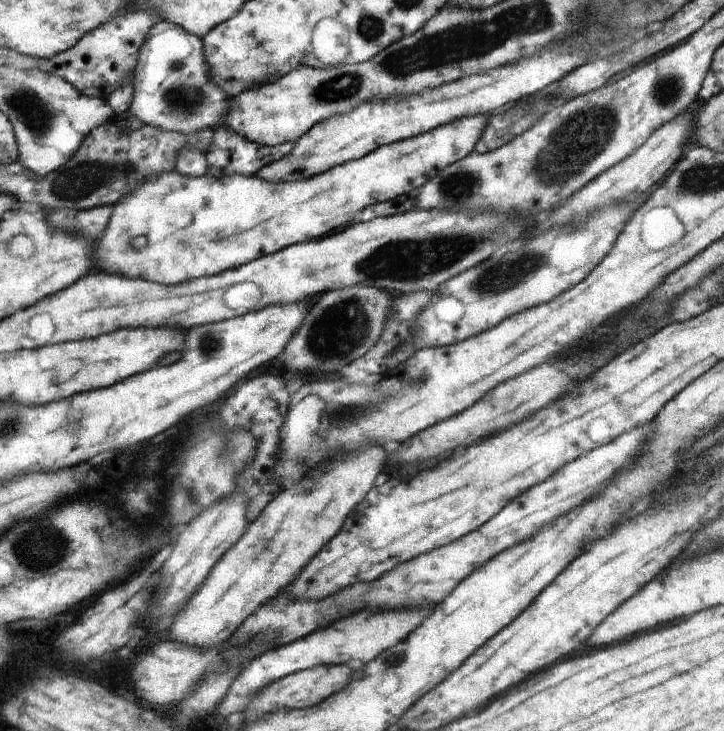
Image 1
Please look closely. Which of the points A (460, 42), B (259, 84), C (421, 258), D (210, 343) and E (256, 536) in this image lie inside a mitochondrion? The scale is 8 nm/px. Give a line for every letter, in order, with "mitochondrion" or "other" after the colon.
A: mitochondrion
B: other
C: mitochondrion
D: mitochondrion
E: other

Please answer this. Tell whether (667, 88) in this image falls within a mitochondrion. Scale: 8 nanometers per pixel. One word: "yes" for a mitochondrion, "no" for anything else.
yes

